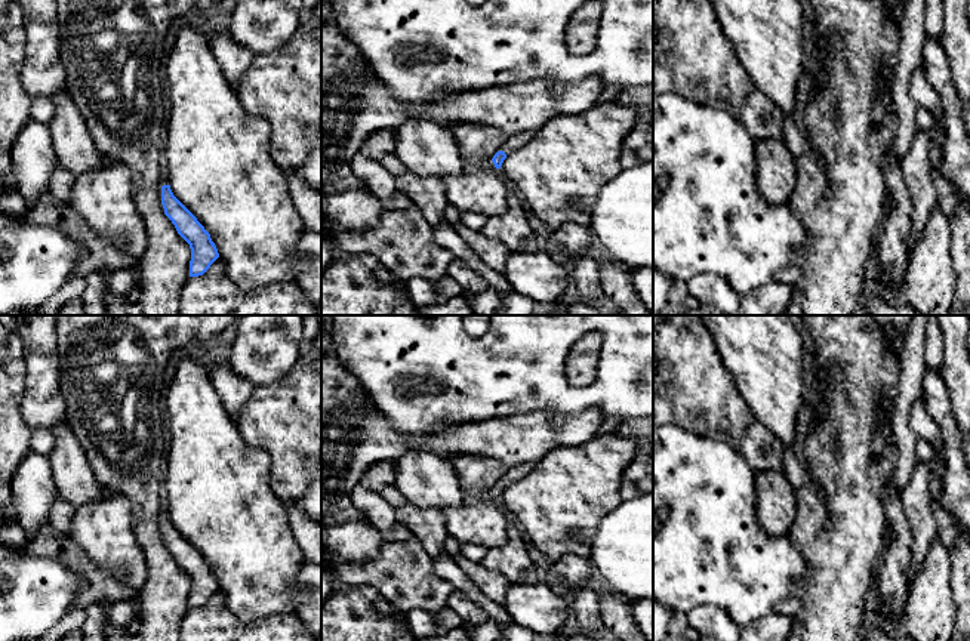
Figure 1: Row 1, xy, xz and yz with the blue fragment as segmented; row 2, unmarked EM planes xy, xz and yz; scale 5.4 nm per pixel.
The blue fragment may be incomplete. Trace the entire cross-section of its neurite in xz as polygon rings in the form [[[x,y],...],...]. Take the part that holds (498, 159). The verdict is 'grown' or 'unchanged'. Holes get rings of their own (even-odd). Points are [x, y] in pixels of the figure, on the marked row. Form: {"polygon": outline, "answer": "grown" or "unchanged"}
{"polygon": [[[524,132],[524,133],[517,133],[517,135],[508,136],[505,144],[490,157],[490,163],[496,169],[501,169],[506,155],[511,154],[512,151],[524,147],[533,136],[535,136],[535,132]]], "answer": "grown"}

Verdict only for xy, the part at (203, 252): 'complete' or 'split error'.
split error

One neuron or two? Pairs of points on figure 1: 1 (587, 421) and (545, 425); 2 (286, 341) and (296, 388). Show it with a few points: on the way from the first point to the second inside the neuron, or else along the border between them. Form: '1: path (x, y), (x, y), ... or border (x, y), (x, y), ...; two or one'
1: path (576, 425), (556, 425); one
2: border (299, 354), (293, 366), (282, 378), (261, 384); two

